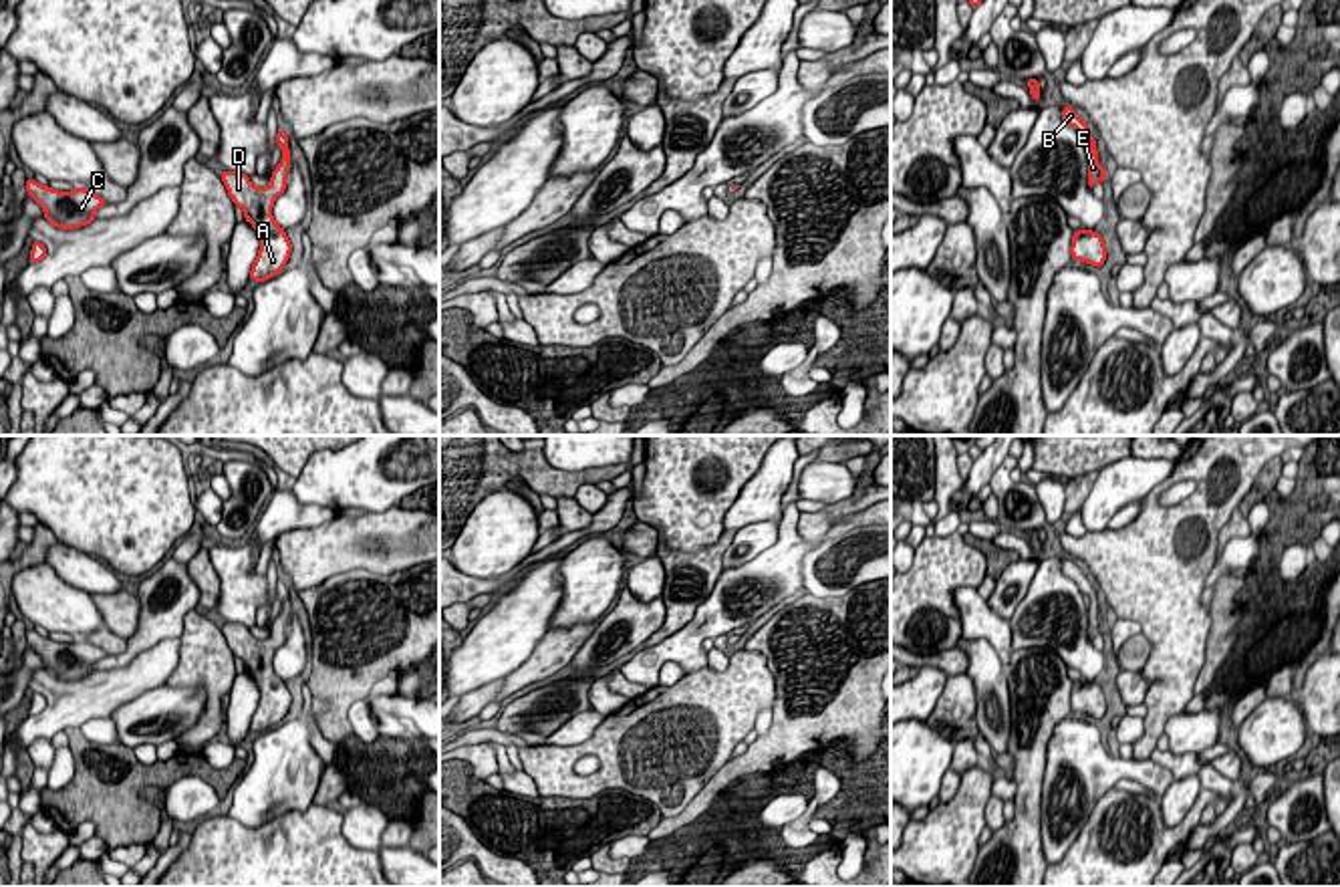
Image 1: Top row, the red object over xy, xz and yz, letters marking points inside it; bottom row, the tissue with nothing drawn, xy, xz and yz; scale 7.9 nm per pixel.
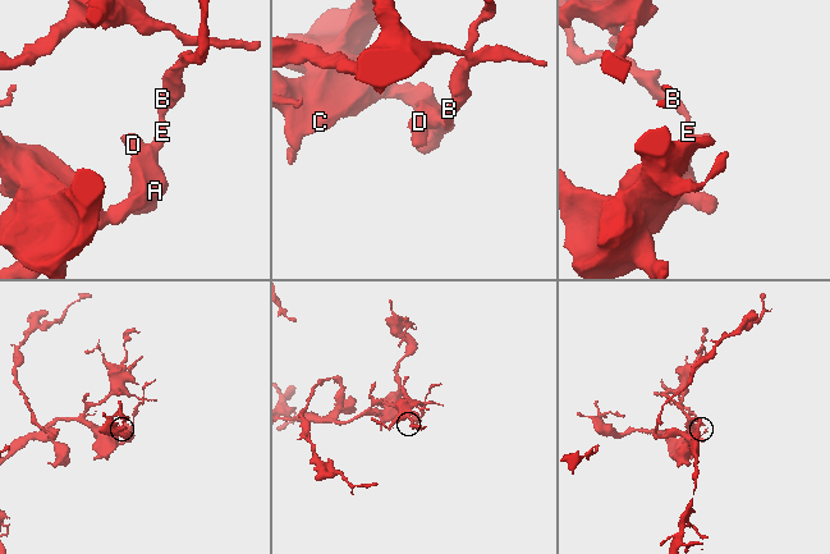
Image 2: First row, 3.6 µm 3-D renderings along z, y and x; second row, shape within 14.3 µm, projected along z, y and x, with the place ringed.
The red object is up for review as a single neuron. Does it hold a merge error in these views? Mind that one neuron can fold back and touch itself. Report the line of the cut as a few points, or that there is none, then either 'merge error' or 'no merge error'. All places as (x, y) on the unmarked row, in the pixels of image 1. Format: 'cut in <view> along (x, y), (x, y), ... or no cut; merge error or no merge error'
no cut; no merge error

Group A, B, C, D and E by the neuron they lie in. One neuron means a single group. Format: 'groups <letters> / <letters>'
groups A B C D E

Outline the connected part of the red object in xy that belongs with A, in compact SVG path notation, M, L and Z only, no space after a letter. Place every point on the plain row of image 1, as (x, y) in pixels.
M282 581L276 585L276 595L282 601L282 611L266 639L256 639L242 623L220 625L234 657L244 661L244 671L252 675L260 691L260 702L250 722L250 732L254 734L280 726L292 704L286 681L272 667L276 649L286 641L290 621L288 587Z

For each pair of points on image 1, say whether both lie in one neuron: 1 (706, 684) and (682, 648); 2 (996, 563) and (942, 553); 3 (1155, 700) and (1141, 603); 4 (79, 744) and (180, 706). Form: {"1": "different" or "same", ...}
{"1": "different", "2": "different", "3": "same", "4": "different"}

